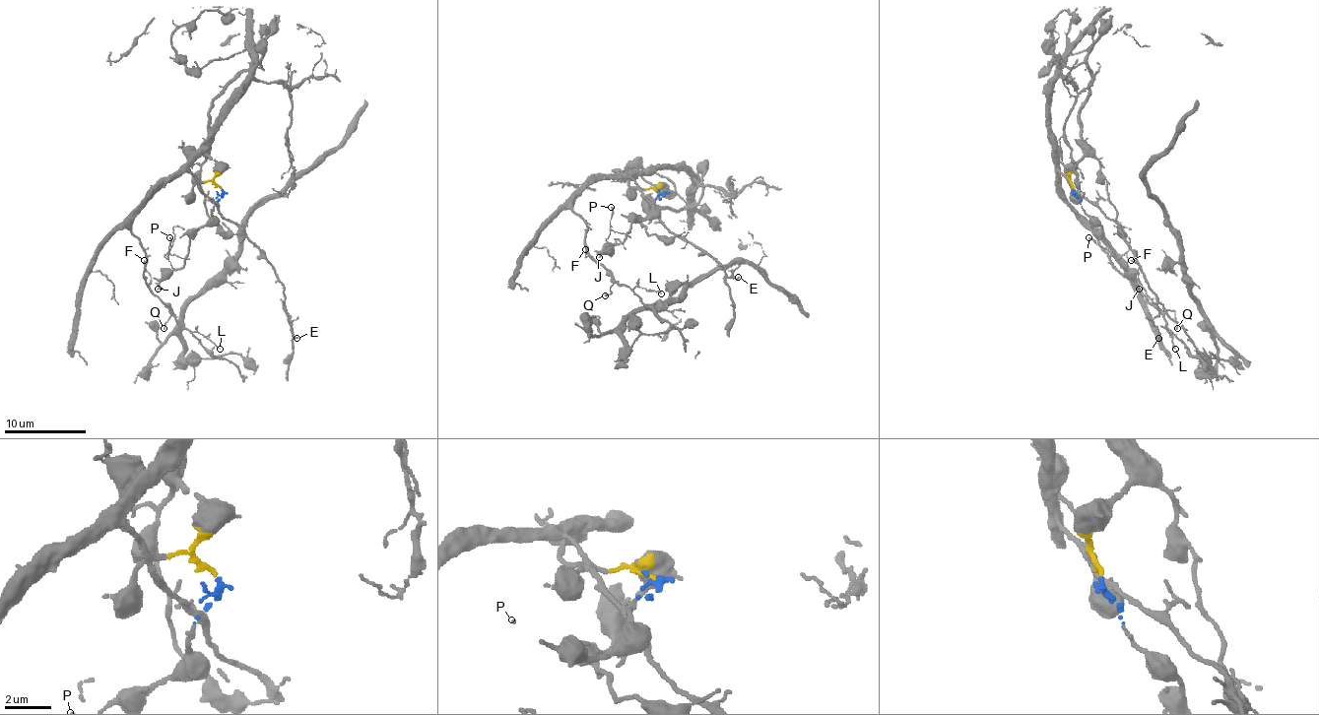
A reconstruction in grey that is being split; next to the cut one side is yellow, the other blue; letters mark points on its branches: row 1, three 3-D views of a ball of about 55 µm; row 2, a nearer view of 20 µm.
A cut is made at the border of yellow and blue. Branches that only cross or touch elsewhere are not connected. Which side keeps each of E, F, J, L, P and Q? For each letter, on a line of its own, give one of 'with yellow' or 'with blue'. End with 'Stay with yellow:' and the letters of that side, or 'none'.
E: with yellow
F: with yellow
J: with blue
L: with yellow
P: with blue
Q: with yellow
Stay with yellow: E, F, L, Q

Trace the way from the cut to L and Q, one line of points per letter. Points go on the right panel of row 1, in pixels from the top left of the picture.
L: (1074, 189), (1070, 180), (1057, 172), (1059, 193), (1090, 229), (1106, 256), (1166, 322), (1174, 349)
Q: (1074, 189), (1070, 180), (1057, 172), (1059, 193), (1090, 229), (1106, 256), (1154, 305), (1174, 314), (1176, 328)

